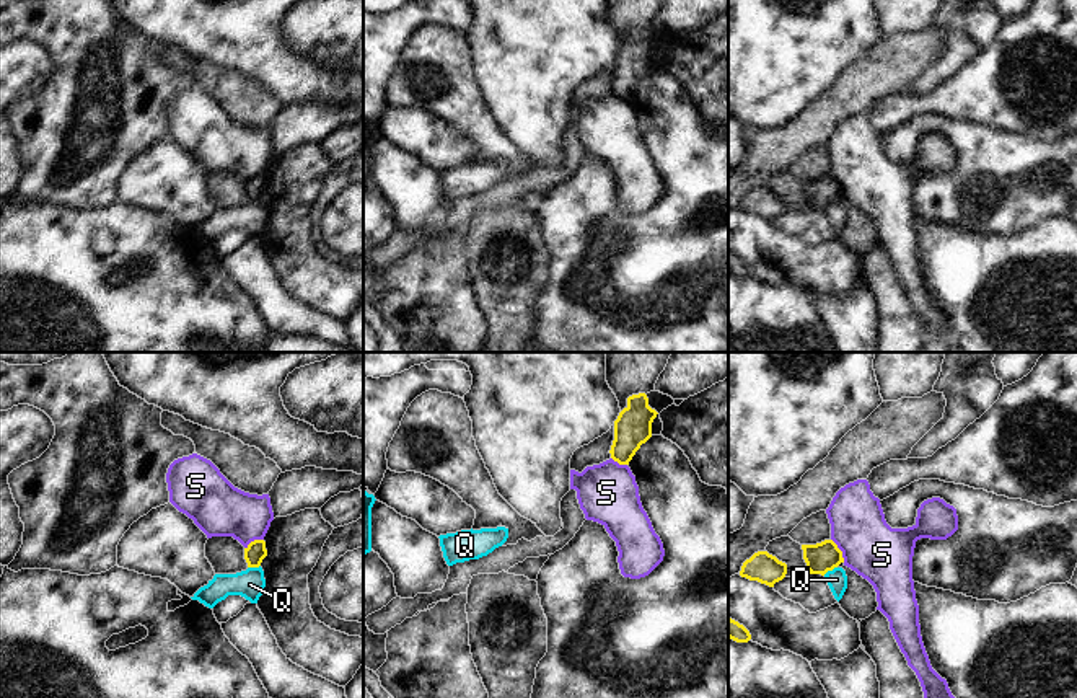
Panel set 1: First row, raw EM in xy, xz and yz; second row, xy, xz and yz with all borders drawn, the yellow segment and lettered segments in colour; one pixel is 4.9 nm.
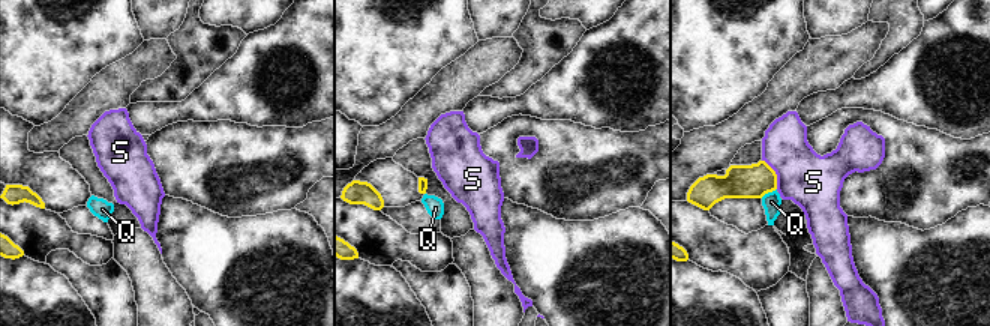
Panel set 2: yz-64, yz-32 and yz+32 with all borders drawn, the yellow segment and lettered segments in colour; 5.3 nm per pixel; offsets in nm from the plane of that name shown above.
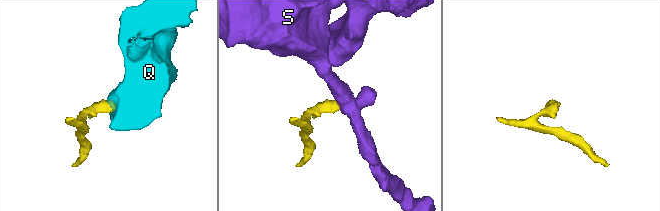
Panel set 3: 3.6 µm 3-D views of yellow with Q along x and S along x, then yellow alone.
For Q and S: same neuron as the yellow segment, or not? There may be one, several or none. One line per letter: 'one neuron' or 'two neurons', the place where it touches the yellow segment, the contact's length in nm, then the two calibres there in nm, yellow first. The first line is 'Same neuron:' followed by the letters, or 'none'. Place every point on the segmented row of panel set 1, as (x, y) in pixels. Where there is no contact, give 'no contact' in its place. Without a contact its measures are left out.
Same neuron: none
Q: two neurons; meets yellow in yz at (830, 569); contact 80 nm long; 150 nm thick on the yellow side, 100 nm on the other
S: two neurons; meets yellow in yz at (839, 550); contact 140 nm long; 150 nm thick on the yellow side, 280 nm on the other

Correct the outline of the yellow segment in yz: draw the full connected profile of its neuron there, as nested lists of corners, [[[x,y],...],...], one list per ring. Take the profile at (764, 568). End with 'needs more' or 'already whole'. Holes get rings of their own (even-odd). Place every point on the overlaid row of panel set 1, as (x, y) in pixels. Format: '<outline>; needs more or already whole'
[[[758,551],[741,566],[740,576],[750,581],[758,581],[769,587],[782,581],[787,574],[787,564],[779,561],[767,551]]]; already whole

